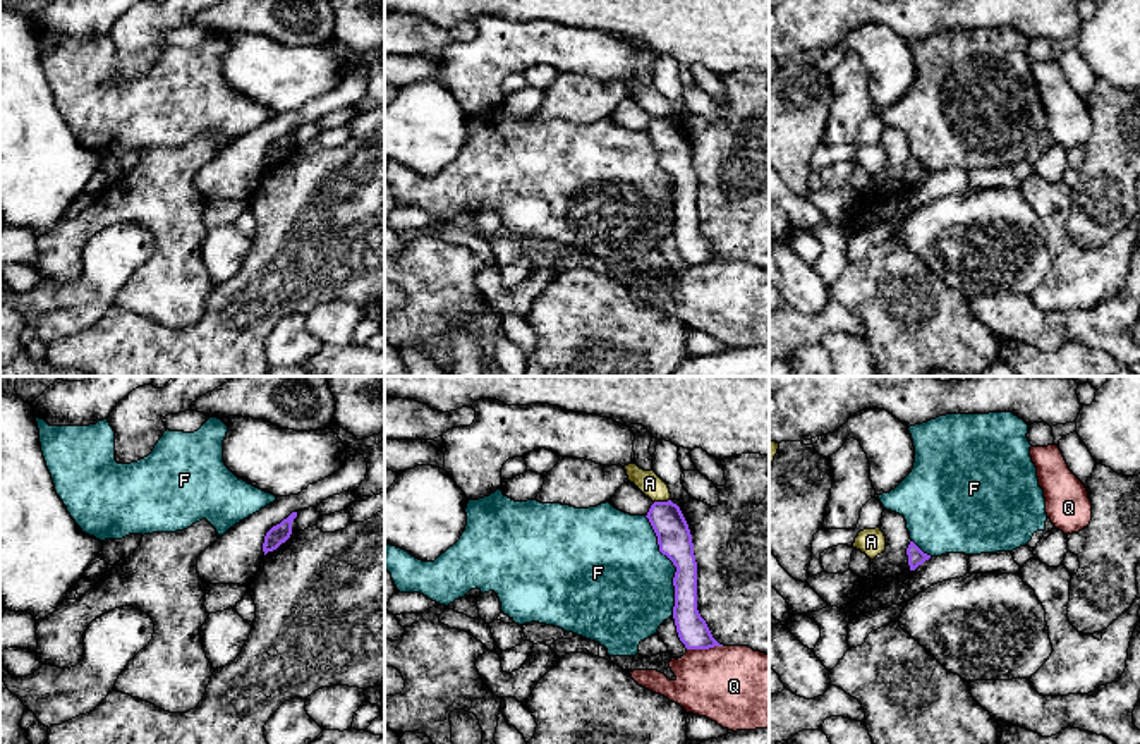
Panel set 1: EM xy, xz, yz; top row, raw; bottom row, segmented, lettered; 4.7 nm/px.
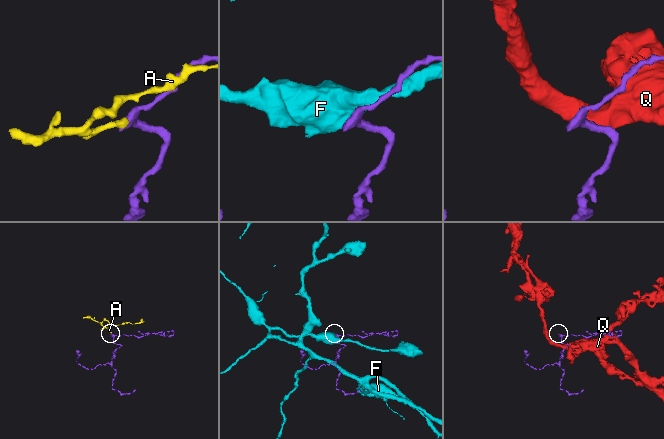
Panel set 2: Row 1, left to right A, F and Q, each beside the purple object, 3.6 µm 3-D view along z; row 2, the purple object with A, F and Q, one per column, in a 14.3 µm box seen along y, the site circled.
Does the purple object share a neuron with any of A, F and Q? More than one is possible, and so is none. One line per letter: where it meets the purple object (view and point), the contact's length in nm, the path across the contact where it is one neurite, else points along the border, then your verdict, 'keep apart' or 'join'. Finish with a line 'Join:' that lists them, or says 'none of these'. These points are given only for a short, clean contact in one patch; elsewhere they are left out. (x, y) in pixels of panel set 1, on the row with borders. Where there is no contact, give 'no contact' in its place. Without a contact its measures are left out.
A: contact xz (661, 502); length 70 nm; border xz (668, 499), (654, 502); keep apart
F: contact xz (673, 564); length 480 nm; keep apart
Q: contact xz (704, 648); length 170 nm; keep apart
Join: none of these

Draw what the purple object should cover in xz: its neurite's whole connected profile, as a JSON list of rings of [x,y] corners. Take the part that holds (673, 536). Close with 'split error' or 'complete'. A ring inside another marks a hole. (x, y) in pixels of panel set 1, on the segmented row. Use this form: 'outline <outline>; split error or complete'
outline [[[654,502],[646,515],[658,536],[659,552],[676,567],[673,619],[687,649],[709,649],[719,644],[697,610],[697,562],[688,524],[676,503]]]; complete

